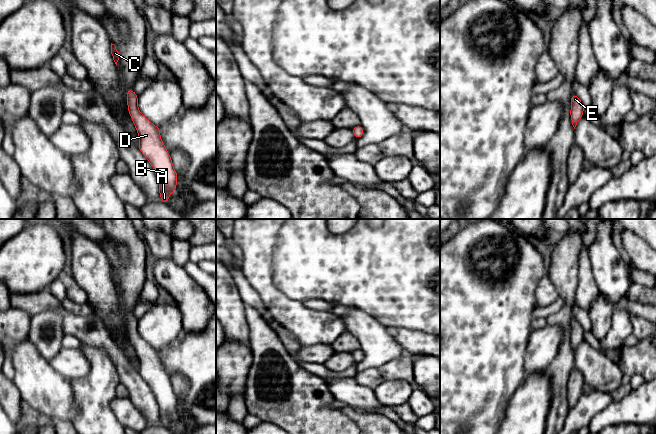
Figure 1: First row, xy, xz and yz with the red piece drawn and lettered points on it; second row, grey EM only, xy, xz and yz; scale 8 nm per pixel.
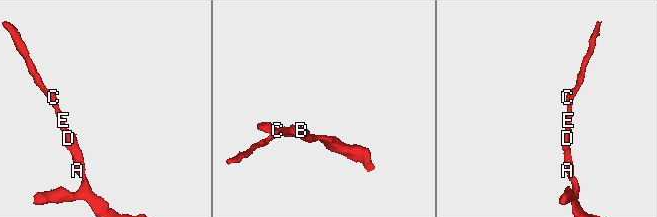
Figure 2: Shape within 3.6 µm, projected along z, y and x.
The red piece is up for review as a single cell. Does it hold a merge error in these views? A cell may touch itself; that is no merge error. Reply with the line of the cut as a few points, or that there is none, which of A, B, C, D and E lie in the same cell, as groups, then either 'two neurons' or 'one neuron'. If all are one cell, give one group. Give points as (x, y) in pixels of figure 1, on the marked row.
no cut | A B C D E | one neuron

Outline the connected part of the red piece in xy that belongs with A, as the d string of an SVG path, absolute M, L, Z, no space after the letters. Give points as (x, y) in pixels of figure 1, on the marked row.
M129 88L128 112L139 136L138 147L152 165L159 183L161 202L168 204L169 194L176 193L177 176L171 157L161 140L160 127L153 125L138 110L138 95Z

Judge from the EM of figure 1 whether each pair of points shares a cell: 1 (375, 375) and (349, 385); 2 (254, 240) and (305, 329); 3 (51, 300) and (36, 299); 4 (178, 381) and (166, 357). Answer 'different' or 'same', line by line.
1: different
2: same
3: same
4: different

